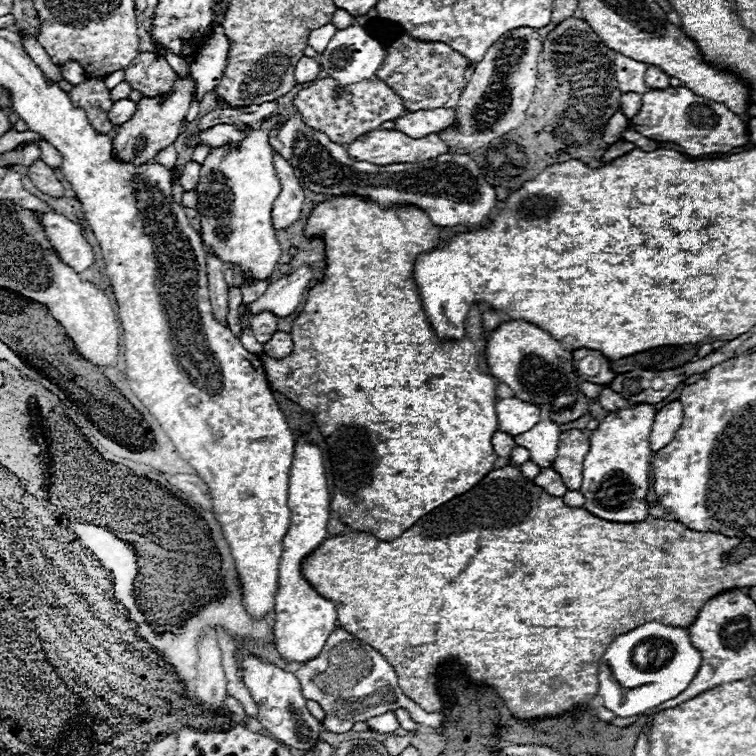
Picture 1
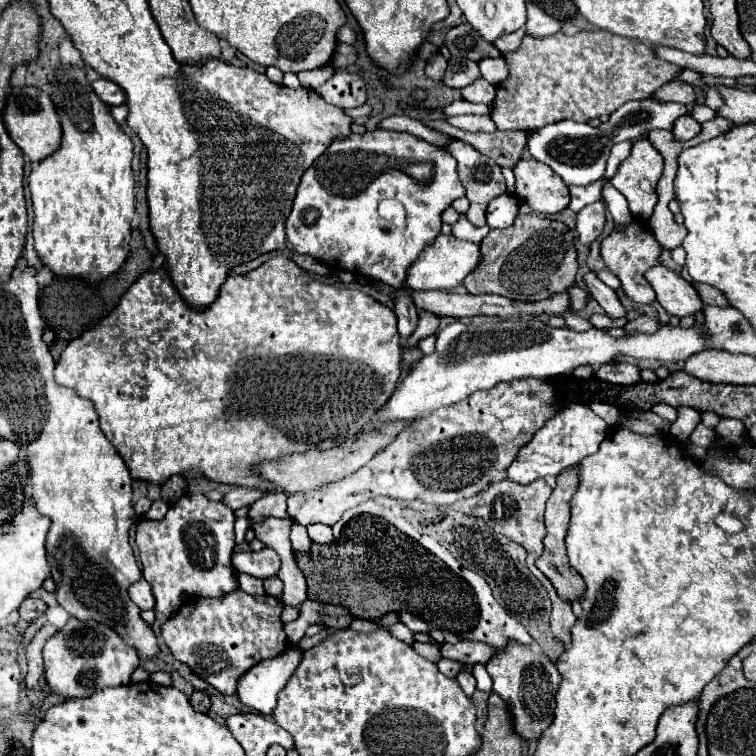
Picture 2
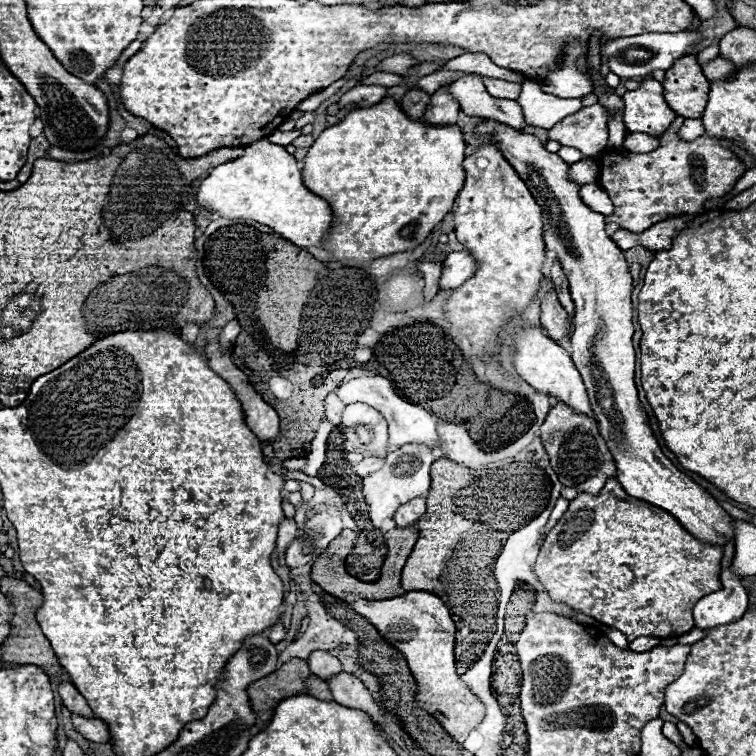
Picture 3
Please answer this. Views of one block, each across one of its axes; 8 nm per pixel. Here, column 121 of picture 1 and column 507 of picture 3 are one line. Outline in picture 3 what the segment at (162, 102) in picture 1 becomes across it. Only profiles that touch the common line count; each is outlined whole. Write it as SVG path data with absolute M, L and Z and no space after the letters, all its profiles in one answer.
M484 120L476 128L476 136L492 136L498 142L506 160L514 166L542 208L546 250L556 254L562 272L568 276L570 294L576 306L574 332L570 338L572 360L582 374L600 434L614 456L618 482L630 496L672 514L702 542L724 546L728 538L734 538L732 518L702 486L692 482L664 456L650 426L646 426L646 412L634 384L632 278L622 250L604 230L604 216L582 202L580 186L568 178L570 166L548 152L534 134L514 130L494 120Z

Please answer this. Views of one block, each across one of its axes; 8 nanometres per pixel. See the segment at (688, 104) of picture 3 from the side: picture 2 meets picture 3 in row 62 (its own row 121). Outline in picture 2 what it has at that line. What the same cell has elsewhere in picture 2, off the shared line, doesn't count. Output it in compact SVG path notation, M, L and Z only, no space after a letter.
M684 114L684 116L680 116L680 118L674 122L672 134L674 134L674 140L686 142L686 140L692 140L694 136L698 136L700 130L702 130L700 122L696 122L690 114Z

